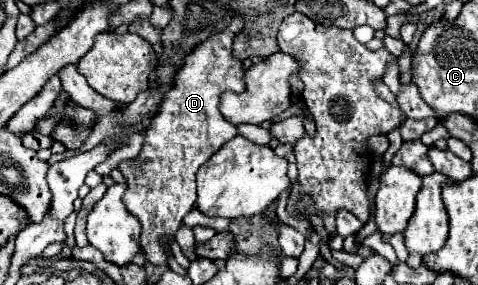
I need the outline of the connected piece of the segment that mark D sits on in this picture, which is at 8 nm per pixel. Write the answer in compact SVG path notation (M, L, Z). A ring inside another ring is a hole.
M234 17L228 29L200 43L200 47L184 59L184 67L176 75L172 91L164 97L160 111L146 129L146 143L138 161L148 163L138 171L132 171L132 161L122 161L118 165L128 179L124 205L142 225L138 241L146 261L152 265L168 265L172 257L170 241L176 239L178 229L184 225L184 217L196 207L198 169L238 133L238 127L224 119L218 103L222 91L242 93L246 89L244 67L232 57L232 39L240 29L242 19Z

